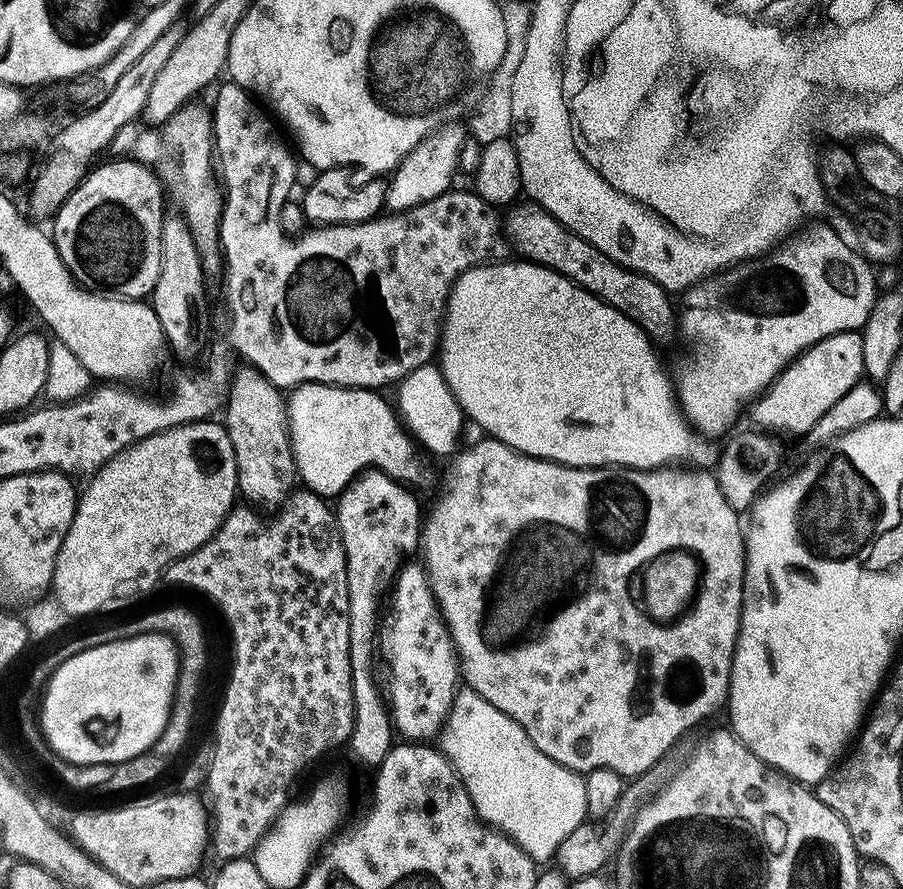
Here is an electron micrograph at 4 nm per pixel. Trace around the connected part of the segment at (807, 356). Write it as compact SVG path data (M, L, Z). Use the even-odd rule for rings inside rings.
M859 331L839 332L830 338L820 340L797 356L788 367L780 371L770 387L750 405L752 420L757 429L768 434L789 432L792 436L803 437L850 390L861 383L864 376L862 362L862 335Z

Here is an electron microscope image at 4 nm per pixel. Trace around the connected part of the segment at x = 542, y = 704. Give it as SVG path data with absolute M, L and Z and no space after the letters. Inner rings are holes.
M483 438L477 444L472 444L468 449L457 451L451 457L452 465L448 468L448 477L444 480L444 493L440 496L440 501L432 508L432 513L427 513L426 519L422 524L422 562L426 567L428 580L432 583L432 593L436 595L436 603L440 605L440 612L444 615L446 626L452 635L452 641L456 647L456 655L460 657L460 670L462 680L467 687L474 689L478 694L482 694L482 698L486 698L486 702L490 702L490 706L494 706L498 710L502 710L502 714L506 714L510 718L514 718L514 722L518 722L518 726L522 726L522 730L526 730L526 734L530 738L530 742L534 742L534 746L538 746L538 750L542 750L542 754L546 754L546 758L554 758L554 762L558 762L562 766L566 766L571 772L587 774L592 770L599 768L607 768L609 773L616 772L623 778L631 778L640 776L646 770L650 770L650 766L661 763L665 758L664 755L679 742L680 736L684 736L691 730L695 724L700 724L707 718L711 712L716 712L725 707L728 698L728 683L732 681L732 659L736 653L736 639L740 637L740 611L744 605L744 554L746 551L746 528L742 523L740 525L741 513L736 511L726 497L722 494L719 482L716 481L715 475L711 471L701 470L695 466L665 466L662 468L571 468L565 464L555 464L552 460L541 460L538 456L527 456L525 452L520 452L517 448L512 448L509 444L503 444L501 440L493 440L491 438ZM670 546L694 546L698 550L704 550L708 556L722 556L724 554L724 564L728 562L730 566L730 574L738 574L738 596L732 598L730 602L730 612L724 612L722 618L722 638L704 638L704 640L672 640L672 638L656 638L656 632L648 630L648 622L642 618L642 614L638 612L638 596L640 596L640 586L642 580L646 578L646 574L656 568L656 564L662 564L662 552L670 552Z

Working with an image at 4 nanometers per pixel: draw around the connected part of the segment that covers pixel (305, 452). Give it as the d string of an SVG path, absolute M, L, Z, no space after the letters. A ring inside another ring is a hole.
M299 384L287 393L288 433L292 439L296 475L307 491L323 498L339 497L361 472L371 468L409 486L417 486L427 478L428 468L423 458L416 456L417 445L406 431L397 409L380 396L383 395L371 388L339 388L337 384Z

